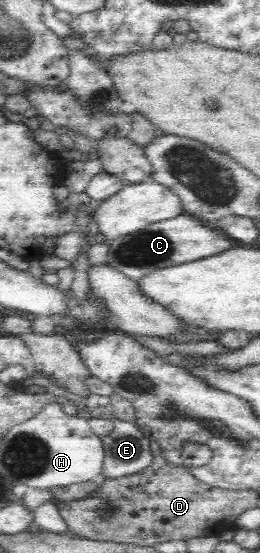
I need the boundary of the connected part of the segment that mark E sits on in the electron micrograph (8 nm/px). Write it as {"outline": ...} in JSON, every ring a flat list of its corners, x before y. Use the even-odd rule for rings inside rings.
{"outline":[[112,417,111,433,100,438,104,457,98,482,135,475,153,463,150,441,132,422]]}

